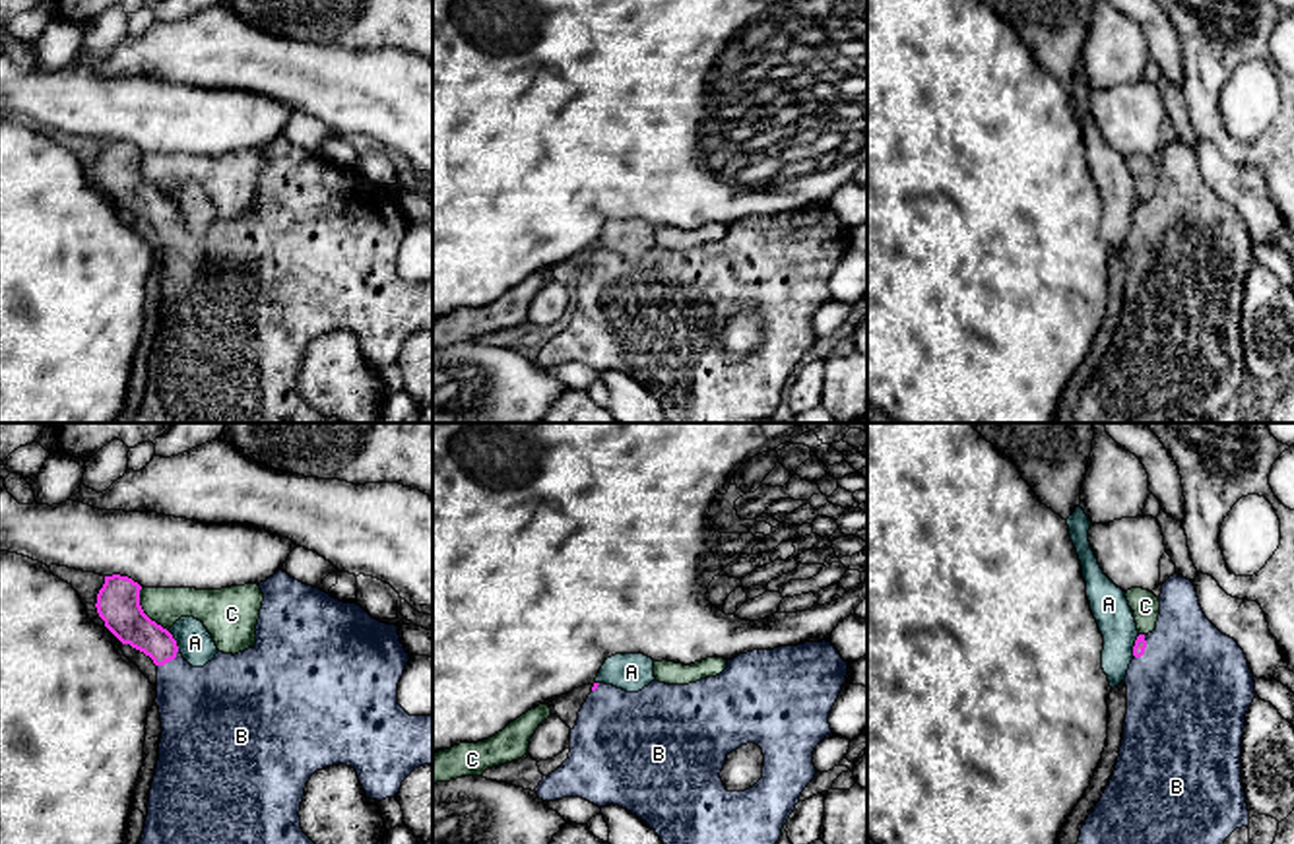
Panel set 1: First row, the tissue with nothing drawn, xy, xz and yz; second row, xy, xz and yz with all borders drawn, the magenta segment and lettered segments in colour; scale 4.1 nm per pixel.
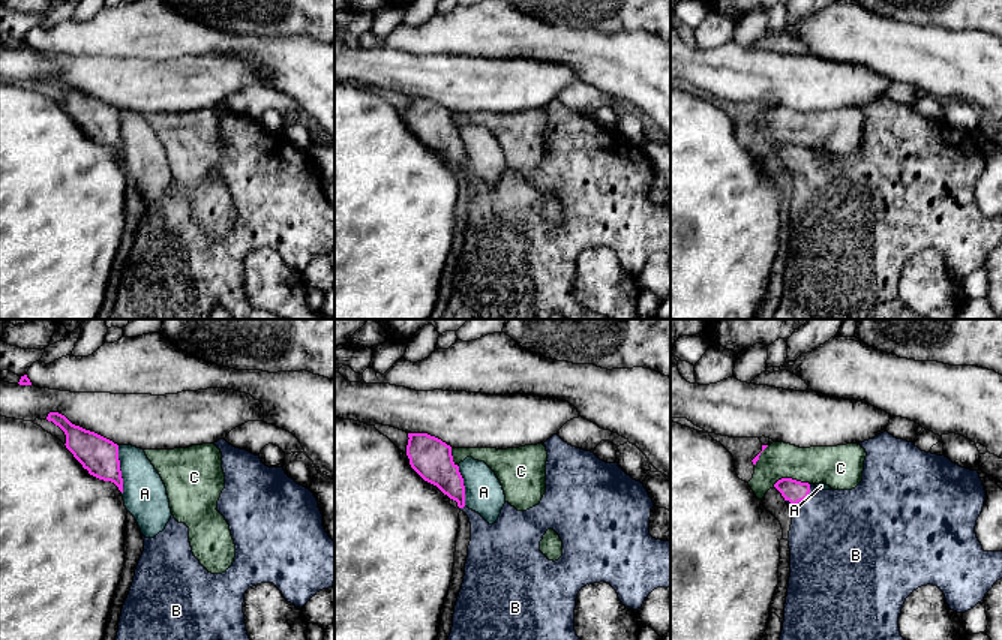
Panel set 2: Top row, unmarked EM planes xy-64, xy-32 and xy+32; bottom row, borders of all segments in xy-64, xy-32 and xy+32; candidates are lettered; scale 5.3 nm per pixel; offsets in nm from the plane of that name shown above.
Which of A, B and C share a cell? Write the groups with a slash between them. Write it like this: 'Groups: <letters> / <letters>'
Groups: A / B / C

